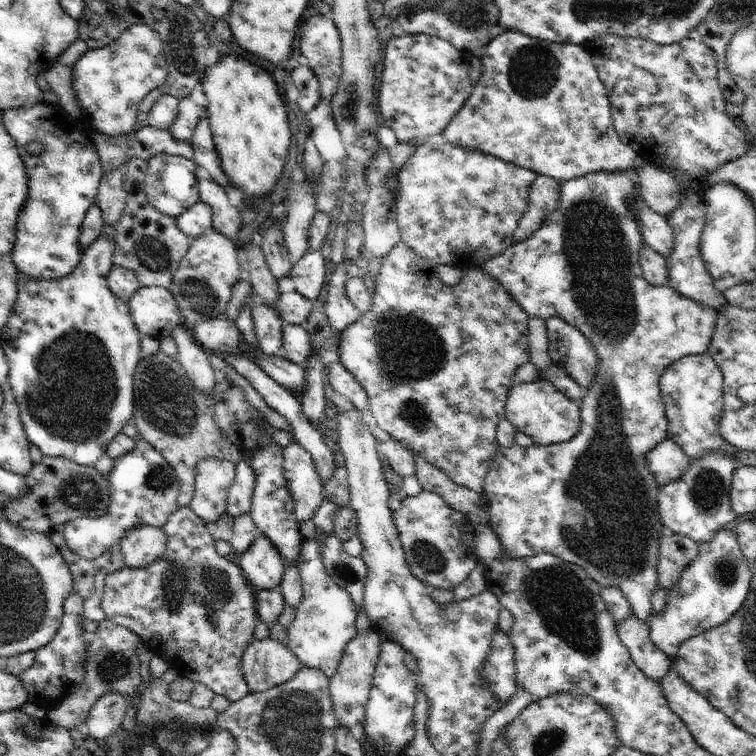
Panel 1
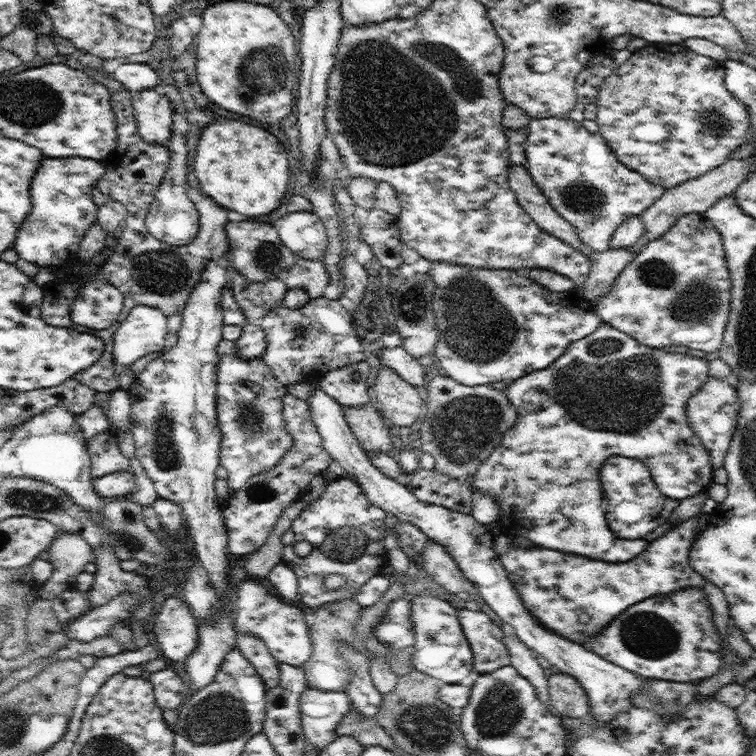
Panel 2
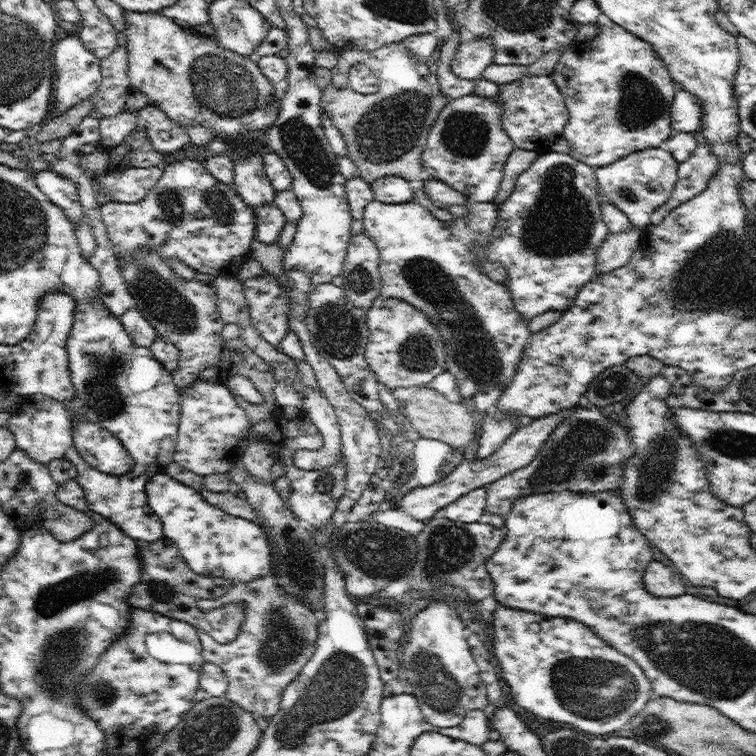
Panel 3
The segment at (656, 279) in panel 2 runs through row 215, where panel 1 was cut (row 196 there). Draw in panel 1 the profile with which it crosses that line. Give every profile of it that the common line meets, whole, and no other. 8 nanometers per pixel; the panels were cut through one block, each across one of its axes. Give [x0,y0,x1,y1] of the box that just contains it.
[583,34,752,312]

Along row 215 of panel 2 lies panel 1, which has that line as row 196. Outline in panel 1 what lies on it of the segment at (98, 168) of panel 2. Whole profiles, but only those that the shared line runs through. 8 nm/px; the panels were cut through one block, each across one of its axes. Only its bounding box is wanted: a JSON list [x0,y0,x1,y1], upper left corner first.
[3,104,104,280]

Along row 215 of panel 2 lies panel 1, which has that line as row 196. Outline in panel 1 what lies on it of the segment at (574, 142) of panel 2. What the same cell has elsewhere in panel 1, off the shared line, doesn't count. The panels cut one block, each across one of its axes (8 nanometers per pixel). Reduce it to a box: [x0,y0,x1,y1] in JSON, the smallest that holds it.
[479,172,718,622]

